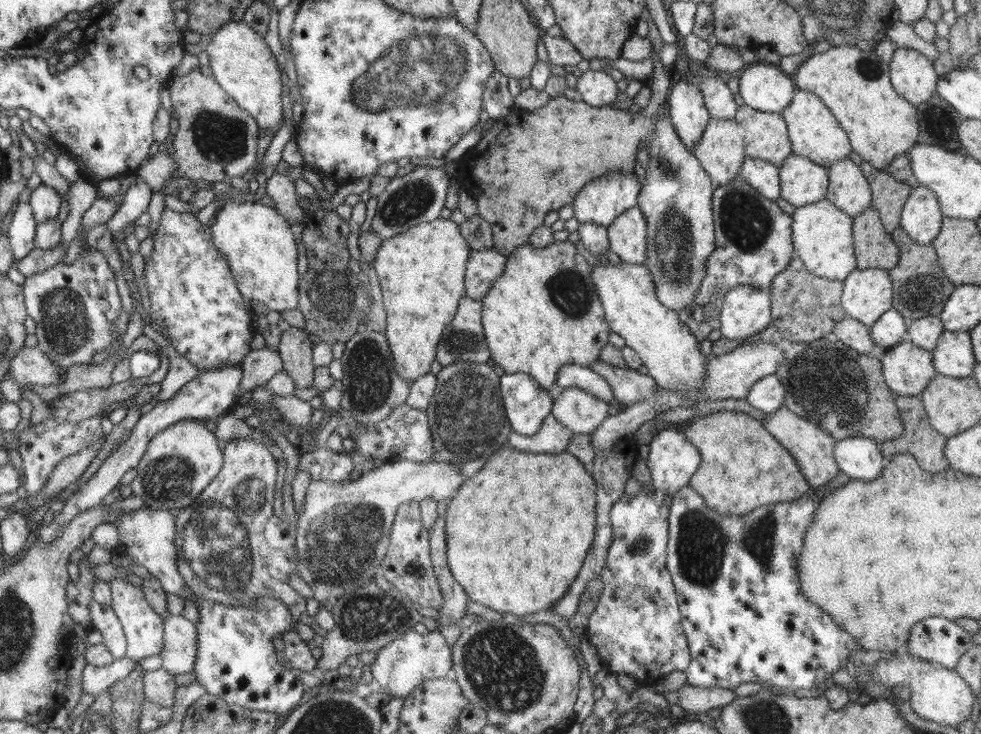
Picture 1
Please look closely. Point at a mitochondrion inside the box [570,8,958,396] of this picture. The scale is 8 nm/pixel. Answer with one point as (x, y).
(671, 236)

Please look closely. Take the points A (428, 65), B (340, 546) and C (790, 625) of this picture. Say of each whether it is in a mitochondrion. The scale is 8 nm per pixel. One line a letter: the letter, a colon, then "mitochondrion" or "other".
A: mitochondrion
B: mitochondrion
C: other

